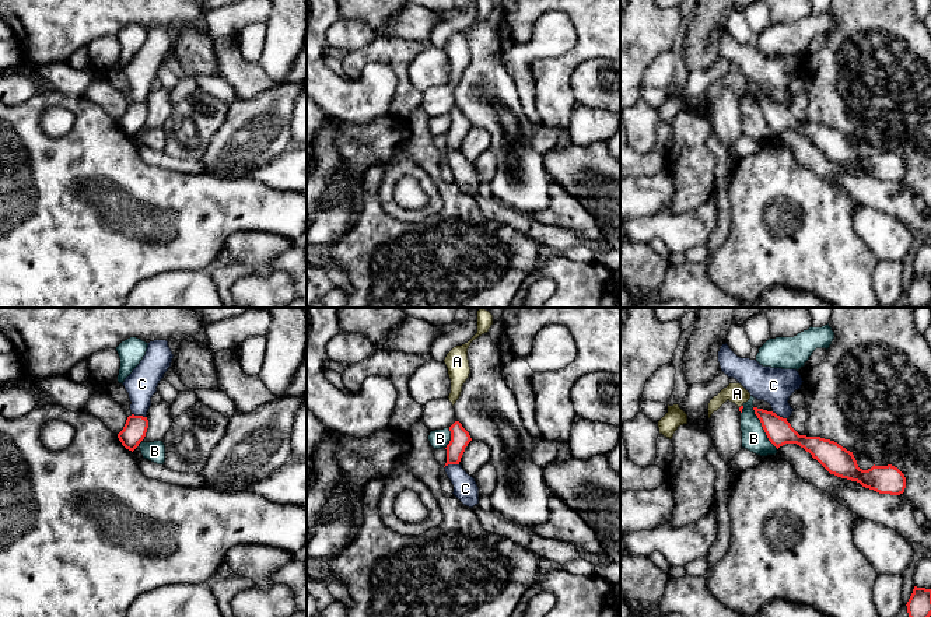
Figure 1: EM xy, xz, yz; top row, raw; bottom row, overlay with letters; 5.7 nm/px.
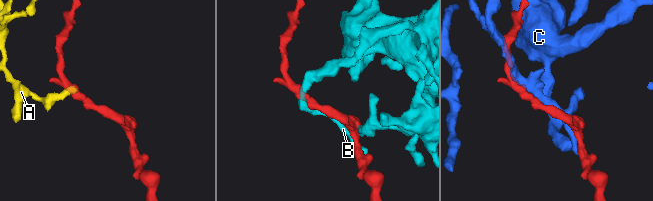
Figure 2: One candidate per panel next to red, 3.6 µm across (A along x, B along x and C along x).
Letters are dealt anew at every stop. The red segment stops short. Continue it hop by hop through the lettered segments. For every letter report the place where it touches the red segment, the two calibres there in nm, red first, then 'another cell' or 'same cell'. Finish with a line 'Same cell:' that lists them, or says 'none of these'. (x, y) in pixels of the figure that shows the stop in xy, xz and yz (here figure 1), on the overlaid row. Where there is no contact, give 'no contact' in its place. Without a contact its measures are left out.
A: yz (741, 406) | 20/110 nm | another cell
B: yz (762, 426) | 150/140 nm | another cell
C: xz (451, 463) | 110/140 nm | another cell
Same cell: none of these

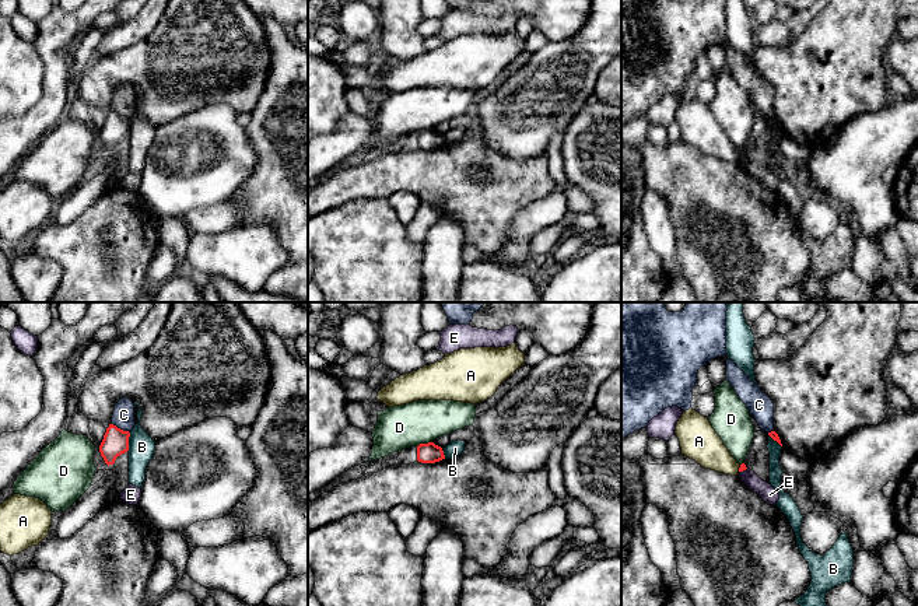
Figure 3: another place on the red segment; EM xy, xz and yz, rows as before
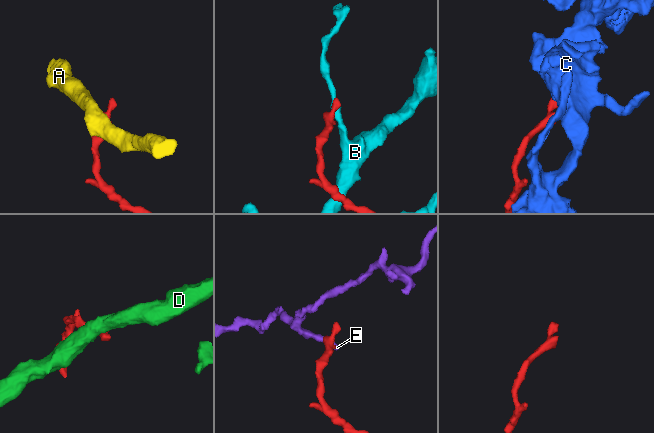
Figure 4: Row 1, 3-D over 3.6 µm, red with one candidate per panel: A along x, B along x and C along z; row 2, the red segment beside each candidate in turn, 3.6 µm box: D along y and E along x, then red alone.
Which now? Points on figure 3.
A: yz (739, 468) | 40/200 nm | another cell
B: xy (128, 441) | 150/150 nm | another cell
C: xy (119, 428) | 150/130 nm | another cell
D: xz (424, 444) | 120/260 nm | another cell
E: yz (742, 470) | 40/90 nm | another cell
Same cell: none of these

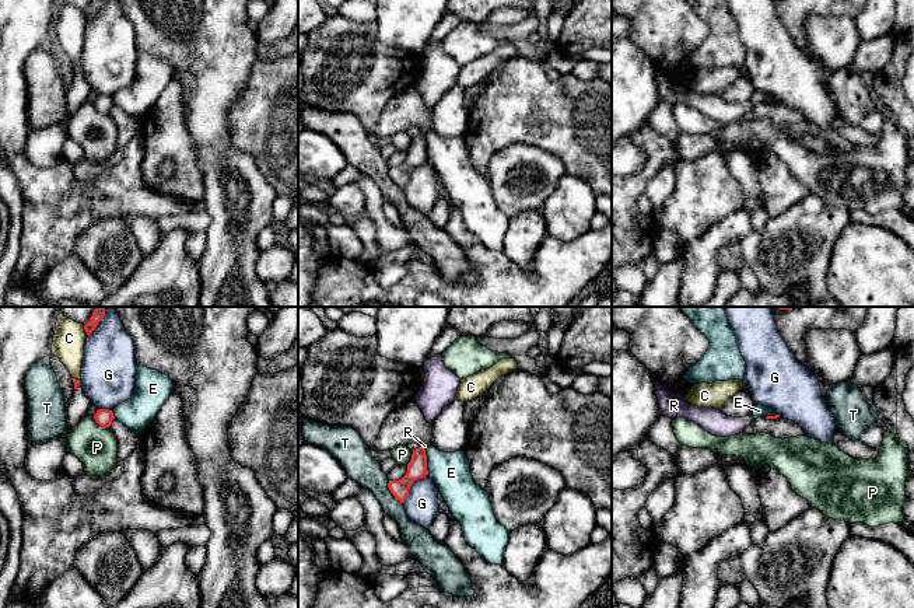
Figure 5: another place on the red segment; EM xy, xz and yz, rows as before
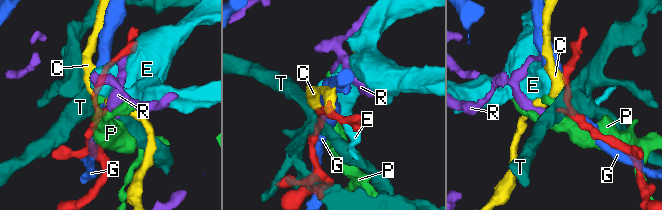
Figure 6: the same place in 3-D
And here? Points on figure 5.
C: xy (84, 328) | 70/180 nm | another cell
E: xz (426, 463) | 110/220 nm | another cell
G: xz (410, 484) | 110/190 nm | another cell
P: xy (100, 425) | 100/240 nm | another cell
R: xz (423, 448) | 110/30 nm | same cell
T: xz (391, 492) | 110/180 nm | another cell
Same cell: R

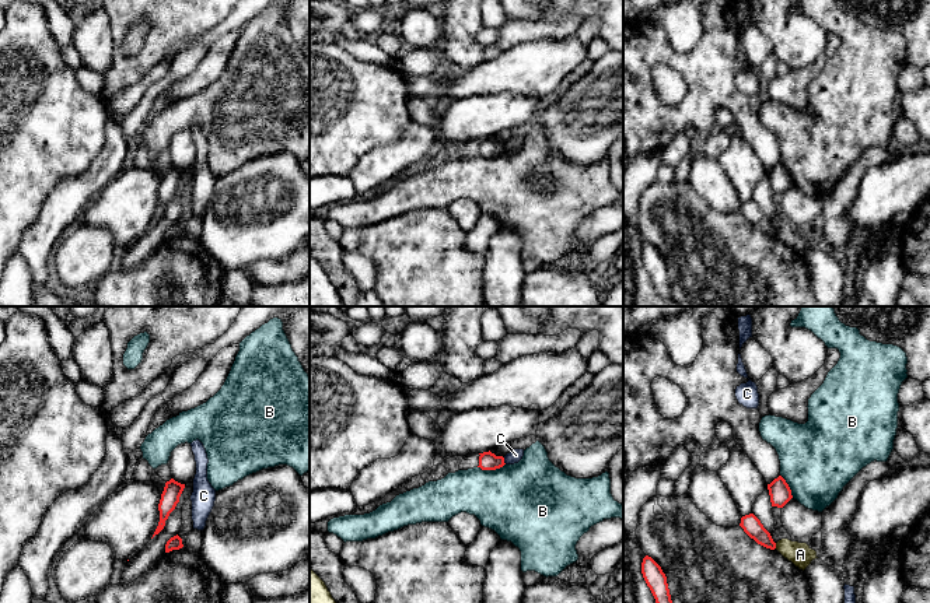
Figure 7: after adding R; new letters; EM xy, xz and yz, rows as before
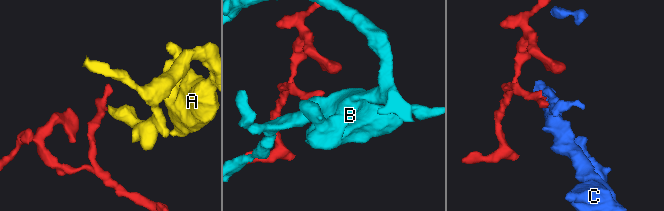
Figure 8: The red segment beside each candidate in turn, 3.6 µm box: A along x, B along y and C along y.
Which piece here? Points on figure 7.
A: yz (775, 546) | 110/140 nm | another cell
B: xz (490, 469) | 110/440 nm | another cell
C: xz (503, 460) | 110/80 nm | another cell
Same cell: none of these

